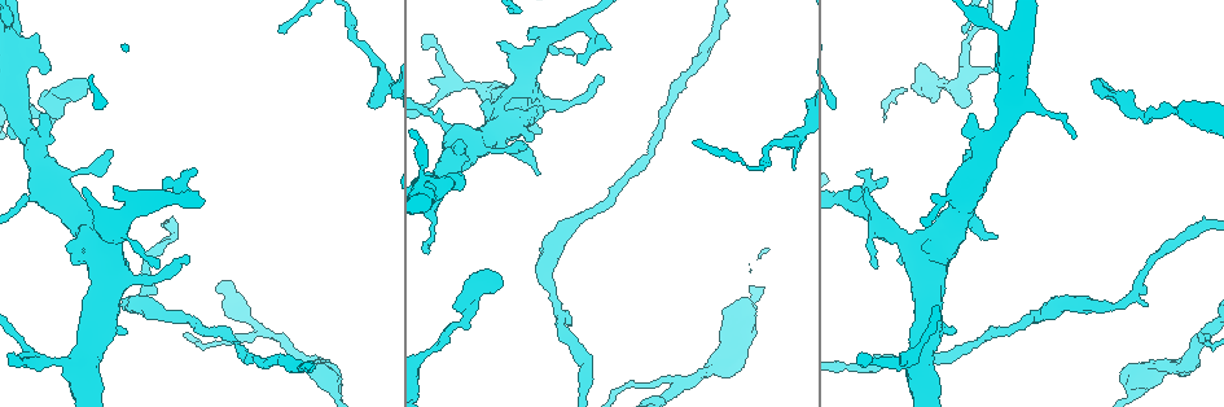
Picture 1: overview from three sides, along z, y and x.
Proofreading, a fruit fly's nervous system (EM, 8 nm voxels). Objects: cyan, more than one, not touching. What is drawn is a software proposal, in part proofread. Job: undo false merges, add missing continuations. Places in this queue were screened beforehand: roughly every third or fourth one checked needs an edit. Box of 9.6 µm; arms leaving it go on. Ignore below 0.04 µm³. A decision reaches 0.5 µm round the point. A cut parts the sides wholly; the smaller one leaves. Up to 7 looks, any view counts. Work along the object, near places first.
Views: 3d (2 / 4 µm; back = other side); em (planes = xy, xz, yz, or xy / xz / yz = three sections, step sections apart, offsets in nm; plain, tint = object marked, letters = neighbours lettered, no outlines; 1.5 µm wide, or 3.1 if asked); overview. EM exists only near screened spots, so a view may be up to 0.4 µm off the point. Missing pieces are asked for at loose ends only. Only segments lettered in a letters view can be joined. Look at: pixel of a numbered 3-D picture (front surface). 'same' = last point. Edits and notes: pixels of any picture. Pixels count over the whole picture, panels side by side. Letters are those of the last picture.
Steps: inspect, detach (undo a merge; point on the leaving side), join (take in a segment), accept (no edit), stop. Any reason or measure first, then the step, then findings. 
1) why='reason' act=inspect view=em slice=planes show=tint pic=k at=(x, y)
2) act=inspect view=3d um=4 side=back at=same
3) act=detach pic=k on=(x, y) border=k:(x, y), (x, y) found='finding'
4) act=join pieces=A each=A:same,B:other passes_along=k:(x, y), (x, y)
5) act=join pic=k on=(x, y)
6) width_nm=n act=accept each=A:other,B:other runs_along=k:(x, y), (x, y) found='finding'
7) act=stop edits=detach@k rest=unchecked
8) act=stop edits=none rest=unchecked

why='a narrow waist' act=inspect view=em slice=planes show=tint pic=1 at=(234, 338)

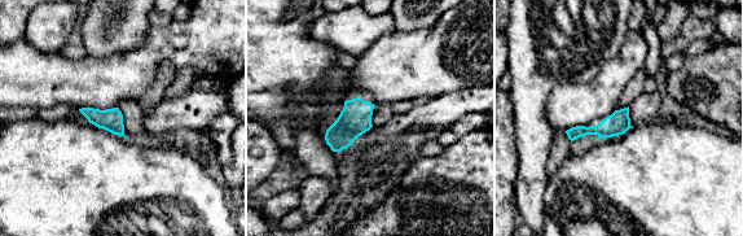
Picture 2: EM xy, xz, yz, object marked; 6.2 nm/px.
act=inspect view=em slice=planes show=letters at=same

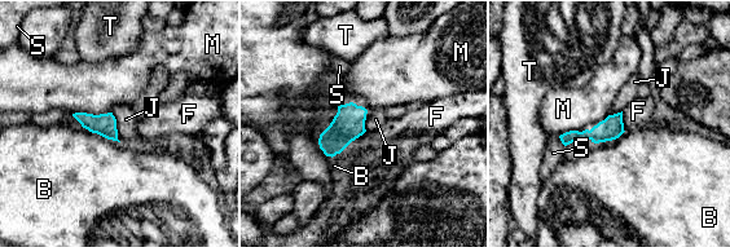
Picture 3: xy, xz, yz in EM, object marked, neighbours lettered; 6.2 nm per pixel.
width_nm=140 act=accept each=B:other,F:other,J:other,M:other,S:other,T:other border=3:(111, 111), (121, 141) found='all the same neuron'

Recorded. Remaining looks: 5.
why='branch stops here' act=inspect view=3d um=4 side=back pic=1 at=(188, 262)

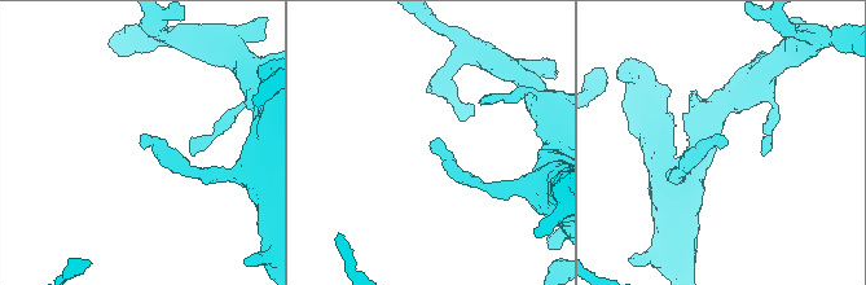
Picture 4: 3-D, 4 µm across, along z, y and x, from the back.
why='now the EM' act=inspect view=em slice=planes show=letters pic=4 at=(721, 144)

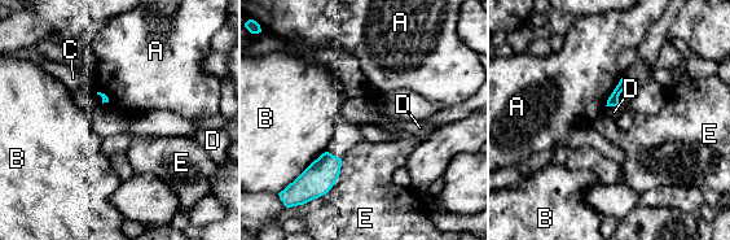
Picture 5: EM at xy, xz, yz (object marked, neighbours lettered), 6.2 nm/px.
act=accept each=A:other,B:other,C:other,D:other,E:other found='no lettered segment goes on from it'

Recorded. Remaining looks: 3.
why='branch stops here' act=inspect view=em slice=xy step=8 show=tint pic=1 at=(969, 105)

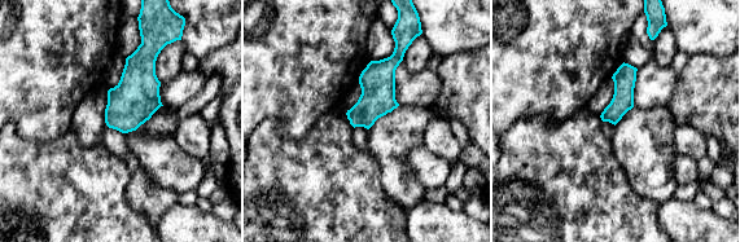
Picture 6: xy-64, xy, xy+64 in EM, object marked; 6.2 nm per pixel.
why='cut it another way' act=inspect view=em slice=planes show=letters at=same

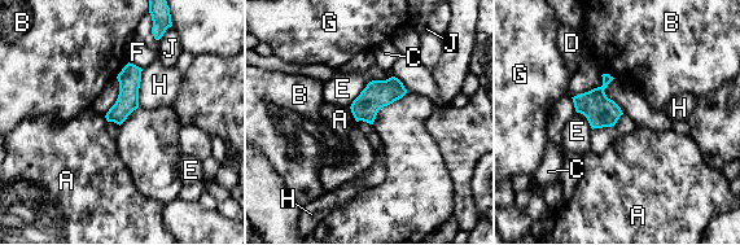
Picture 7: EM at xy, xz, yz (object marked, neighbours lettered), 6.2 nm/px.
width_nm=140 act=accept each=A:other,B:other,C:other,D:other,E:other,F:other,G:other,H:other,J:other border=7:(349, 106), (357, 121) found='no lettered segment goes on from it'

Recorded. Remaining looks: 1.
act=stop edits=none rest=unchecked

